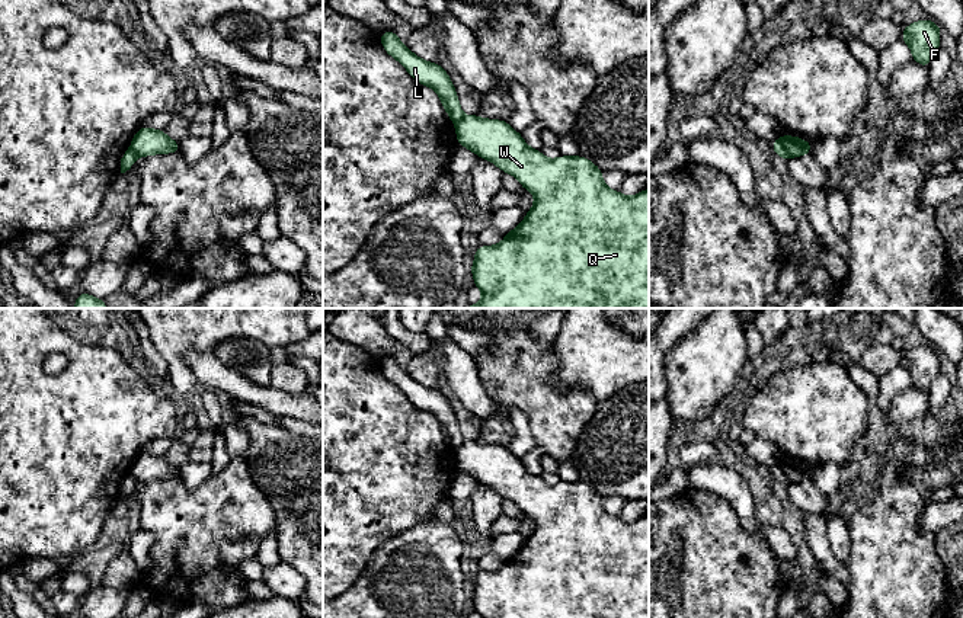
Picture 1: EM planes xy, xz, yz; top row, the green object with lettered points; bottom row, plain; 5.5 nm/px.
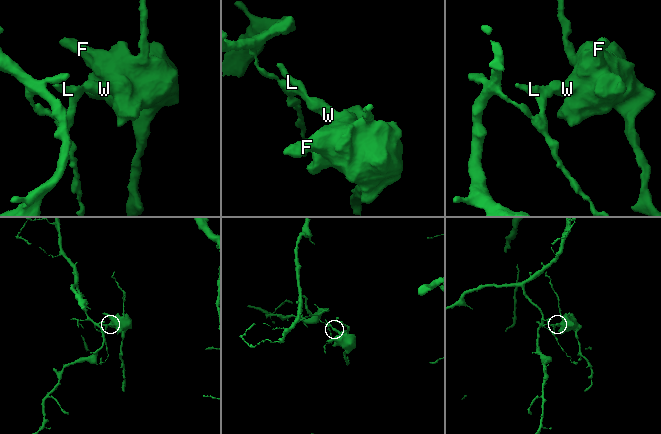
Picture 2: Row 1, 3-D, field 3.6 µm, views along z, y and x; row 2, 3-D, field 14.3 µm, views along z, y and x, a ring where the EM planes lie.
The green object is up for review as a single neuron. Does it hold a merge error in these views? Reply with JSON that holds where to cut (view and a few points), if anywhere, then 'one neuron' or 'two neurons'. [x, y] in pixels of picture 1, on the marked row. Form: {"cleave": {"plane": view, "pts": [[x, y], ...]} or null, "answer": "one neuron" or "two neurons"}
{"cleave": {"plane": "yz", "pts": [[778, 138], [780, 144], [792, 156]]}, "answer": "two neurons"}

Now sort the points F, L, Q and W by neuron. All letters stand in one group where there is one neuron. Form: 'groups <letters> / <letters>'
groups F Q W / L

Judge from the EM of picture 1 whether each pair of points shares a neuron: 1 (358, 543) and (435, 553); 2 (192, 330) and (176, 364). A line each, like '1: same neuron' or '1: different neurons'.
1: different neurons
2: same neuron

